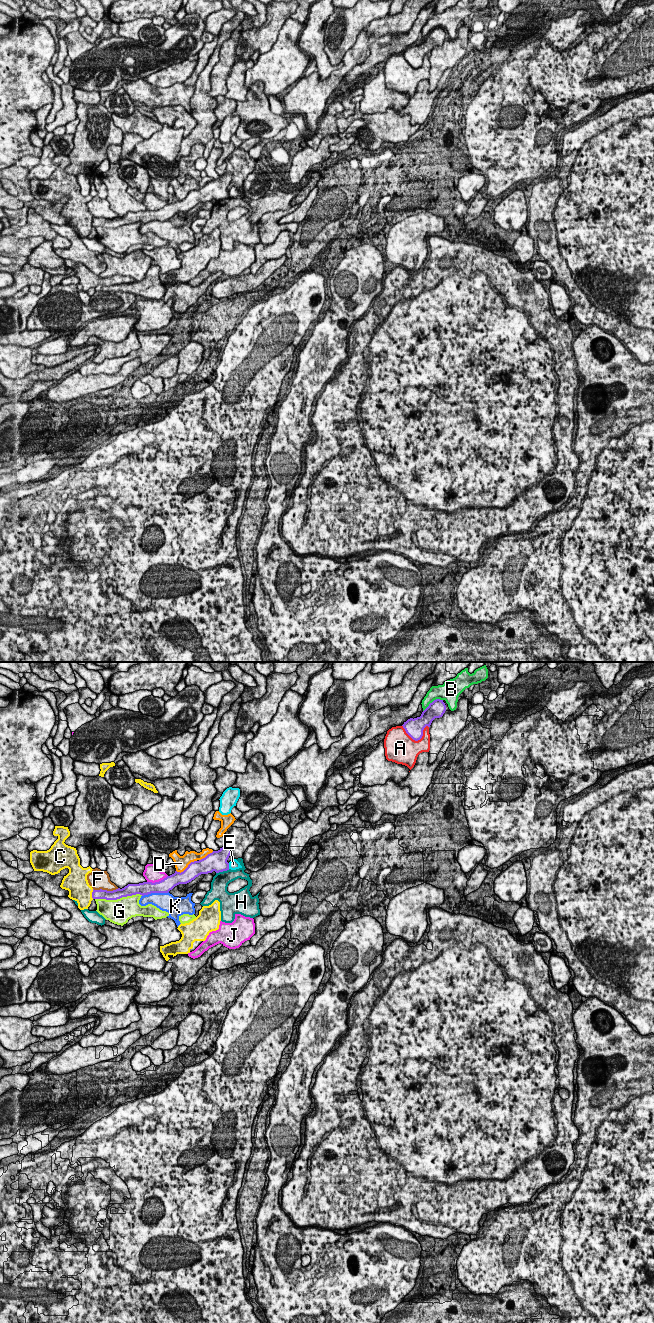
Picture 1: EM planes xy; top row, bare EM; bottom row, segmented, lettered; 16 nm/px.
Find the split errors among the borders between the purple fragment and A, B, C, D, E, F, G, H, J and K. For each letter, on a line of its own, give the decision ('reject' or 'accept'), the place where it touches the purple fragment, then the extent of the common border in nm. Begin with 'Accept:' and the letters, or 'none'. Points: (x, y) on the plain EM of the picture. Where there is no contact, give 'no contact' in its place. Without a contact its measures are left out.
Accept: none
A: reject; contact xy (417, 68); length 440 nm
B: reject; contact xy (433, 29); length 380 nm
C: reject; contact xy (92, 222); length 160 nm
D: reject; contact xy (187, 195); length 380 nm
E: reject; contact xy (228, 194); length 100 nm
F: reject; contact xy (105, 218); length 420 nm
G: reject; contact xy (118, 226); length 750 nm
H: reject; contact xy (222, 199); length 240 nm
J: reject; contact xy (157, 210); length 360 nm
K: reject; contact xy (155, 220); length 440 nm

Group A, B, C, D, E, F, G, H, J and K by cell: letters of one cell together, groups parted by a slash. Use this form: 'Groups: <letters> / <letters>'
Groups: A / B / C / D / E / F / G / H / J / K

